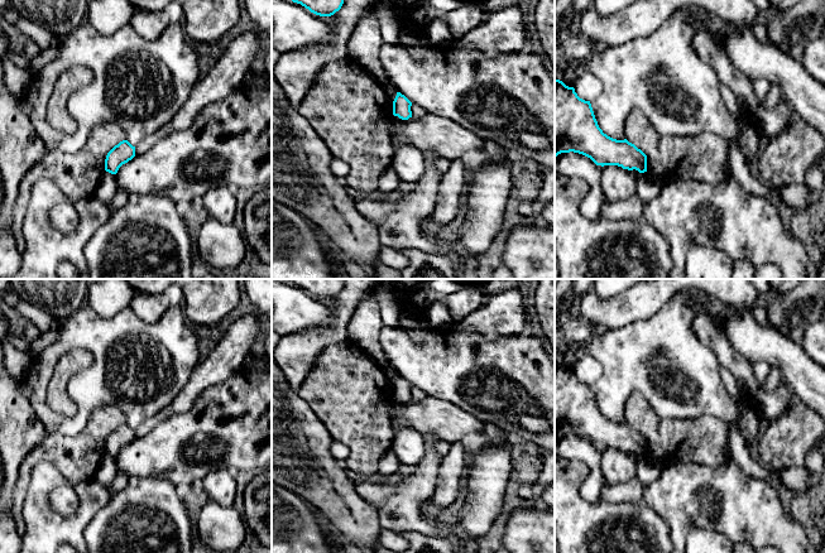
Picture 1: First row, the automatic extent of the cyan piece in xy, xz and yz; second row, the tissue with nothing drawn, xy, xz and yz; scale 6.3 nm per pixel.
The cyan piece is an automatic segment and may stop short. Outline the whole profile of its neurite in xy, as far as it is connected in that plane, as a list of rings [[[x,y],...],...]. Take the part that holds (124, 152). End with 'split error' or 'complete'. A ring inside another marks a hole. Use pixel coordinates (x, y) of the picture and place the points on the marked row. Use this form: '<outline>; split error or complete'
[[[128,140],[120,141],[106,155],[105,170],[116,174],[119,168],[135,157],[135,146]]]; complete

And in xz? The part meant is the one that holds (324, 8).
[[[292,0],[301,4],[311,13],[320,16],[331,16],[339,11],[344,4],[344,0]]]; complete

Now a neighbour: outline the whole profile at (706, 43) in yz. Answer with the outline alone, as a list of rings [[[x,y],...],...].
[[[723,25],[700,30],[692,39],[692,48],[699,58],[715,71],[720,83],[729,87],[738,100],[753,112],[759,107],[759,100],[754,95],[752,80],[730,62],[721,48],[721,38]]]

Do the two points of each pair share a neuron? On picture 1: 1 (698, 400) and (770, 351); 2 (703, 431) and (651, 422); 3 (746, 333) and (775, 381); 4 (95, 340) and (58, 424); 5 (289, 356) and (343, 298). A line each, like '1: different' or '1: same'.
1: different
2: same
3: different
4: same
5: same

